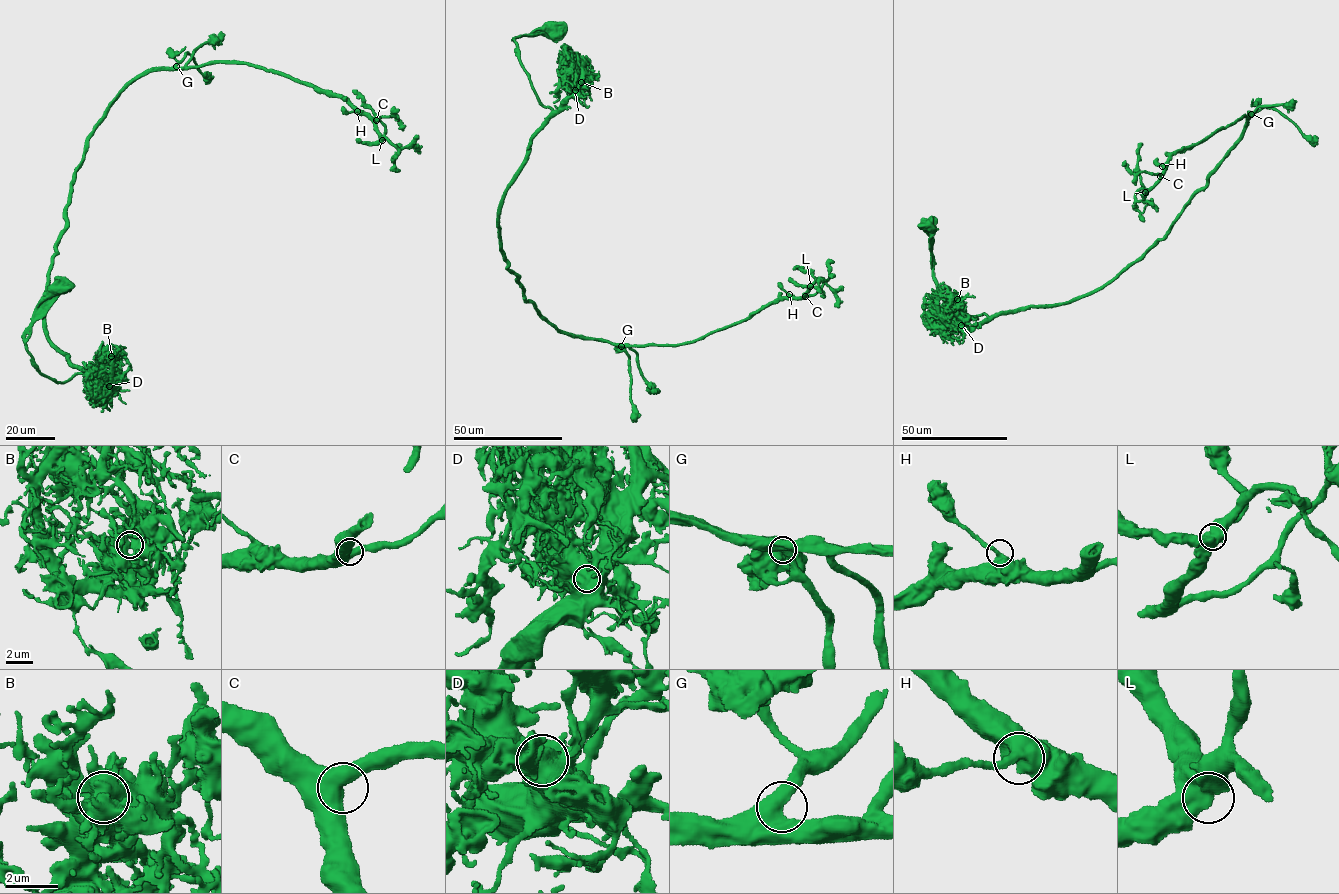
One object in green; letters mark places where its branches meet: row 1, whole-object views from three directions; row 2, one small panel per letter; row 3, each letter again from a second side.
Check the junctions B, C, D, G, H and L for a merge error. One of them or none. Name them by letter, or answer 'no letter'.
no letter

